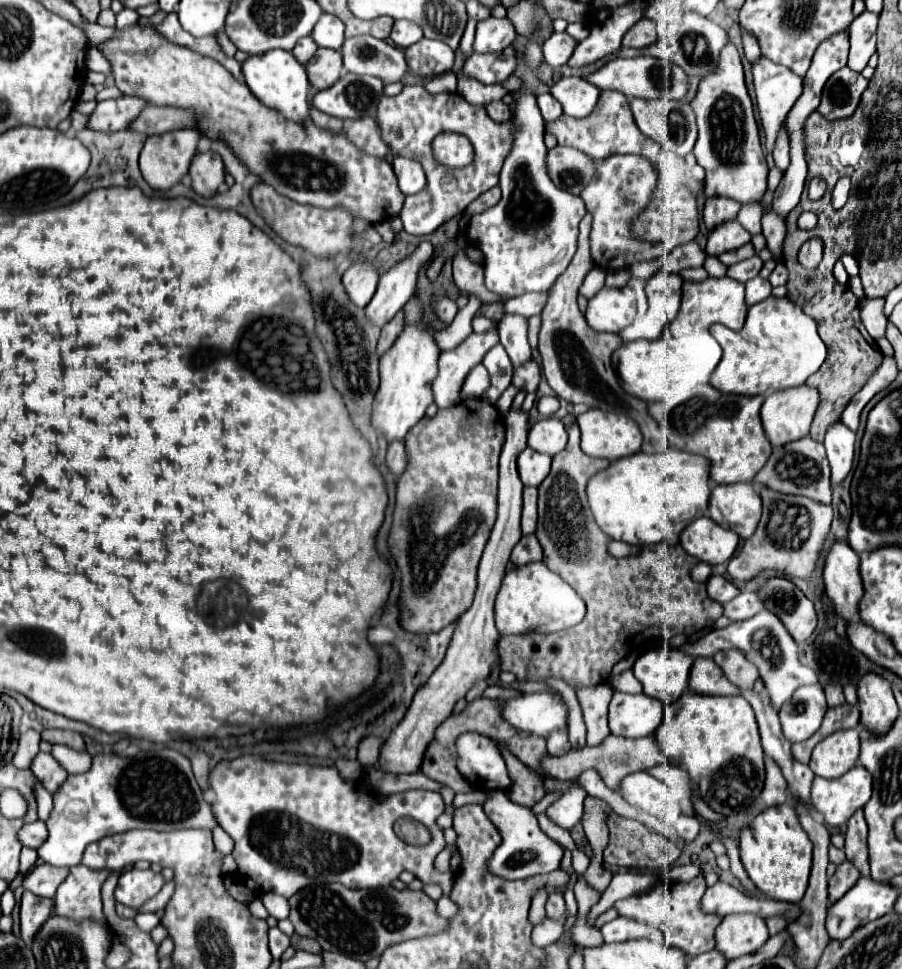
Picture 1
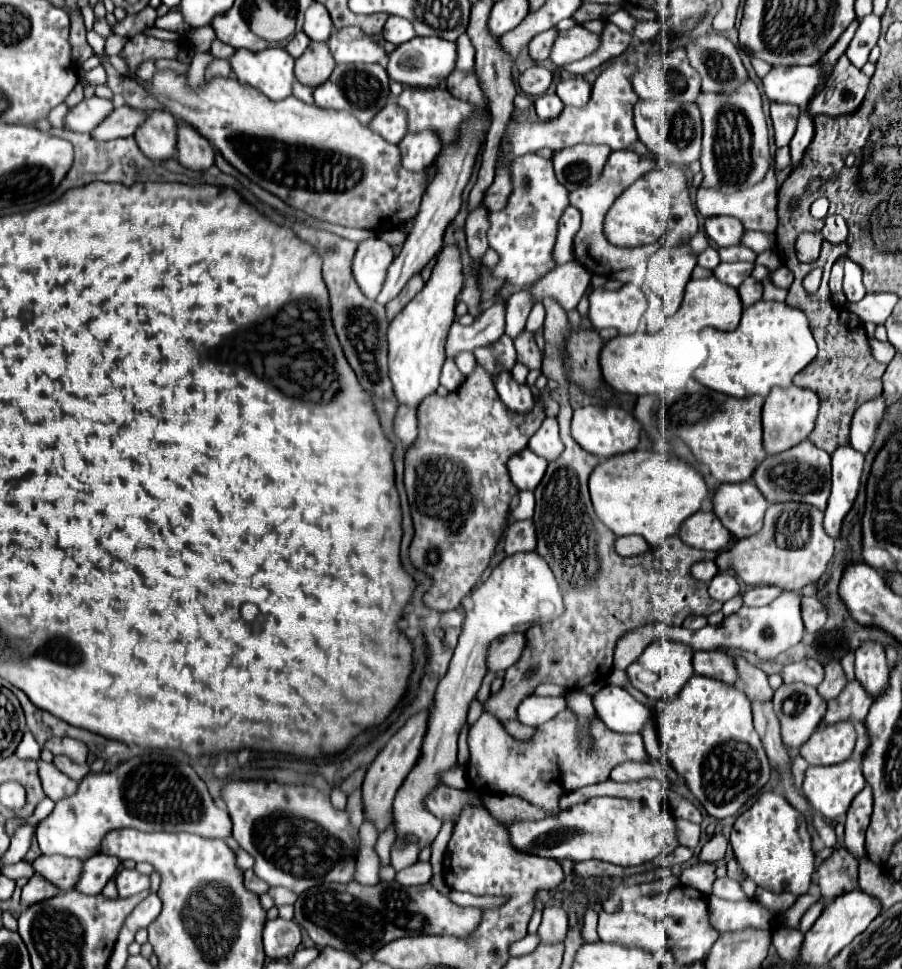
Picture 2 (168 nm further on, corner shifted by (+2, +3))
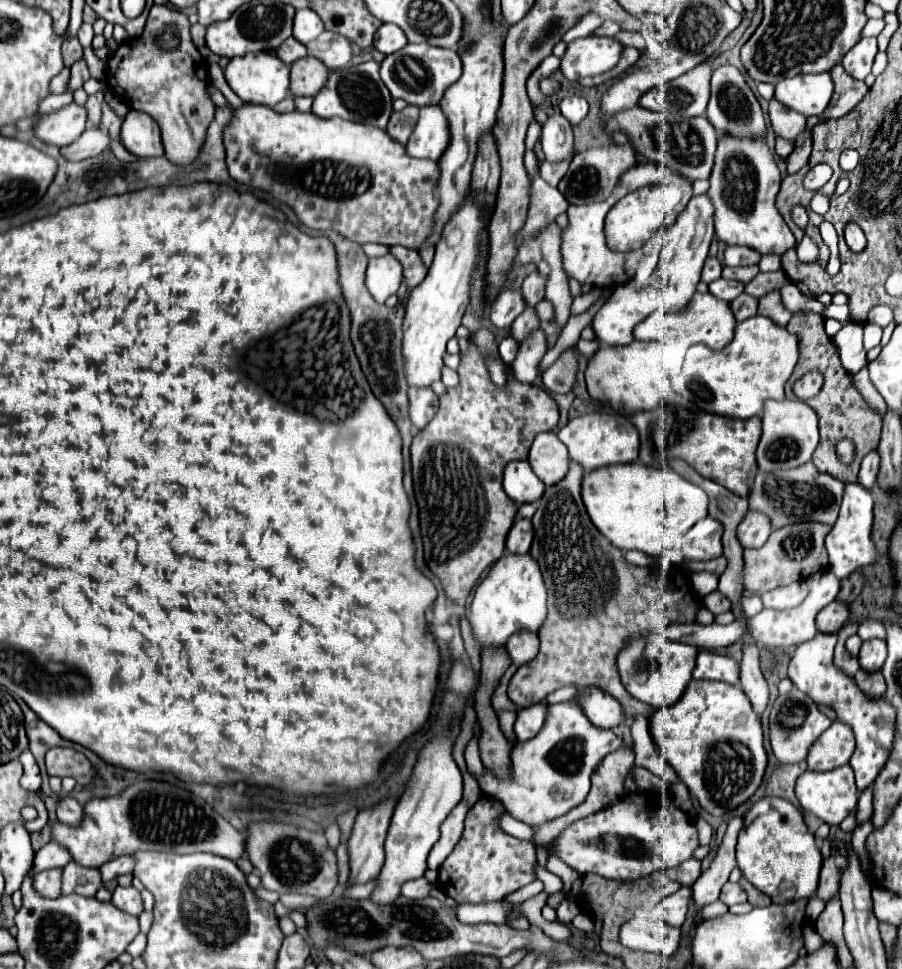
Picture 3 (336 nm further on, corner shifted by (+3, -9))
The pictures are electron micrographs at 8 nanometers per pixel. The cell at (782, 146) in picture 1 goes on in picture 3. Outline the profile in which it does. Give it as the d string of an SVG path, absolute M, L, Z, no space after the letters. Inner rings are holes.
M771 99L771 103L769 103L769 119L771 119L775 135L785 141L791 141L791 143L795 143L797 135L801 135L801 131L805 131L805 123L807 123L807 119L801 113L783 107L775 99Z

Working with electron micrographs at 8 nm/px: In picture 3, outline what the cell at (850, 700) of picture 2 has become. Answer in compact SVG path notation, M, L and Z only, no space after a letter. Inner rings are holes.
M859 669L855 675L855 683L861 689L861 693L869 699L881 699L885 695L885 679L883 679L881 671L869 675Z

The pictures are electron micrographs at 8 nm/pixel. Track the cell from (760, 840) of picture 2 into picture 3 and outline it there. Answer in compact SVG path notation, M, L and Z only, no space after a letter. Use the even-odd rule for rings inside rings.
M765 797L745 815L745 827L737 841L737 867L743 877L769 895L773 903L785 905L797 899L811 899L815 895L821 853L815 847L815 837L809 833L799 809L785 799Z

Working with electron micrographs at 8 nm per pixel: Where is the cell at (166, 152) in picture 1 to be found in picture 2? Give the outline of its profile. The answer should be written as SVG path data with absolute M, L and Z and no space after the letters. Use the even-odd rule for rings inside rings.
M150 111L134 139L148 159L160 163L176 153L176 119L168 111Z

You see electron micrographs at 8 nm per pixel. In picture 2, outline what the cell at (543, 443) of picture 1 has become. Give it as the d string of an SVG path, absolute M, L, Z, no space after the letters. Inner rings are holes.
M546 417L542 427L528 441L528 447L536 455L544 457L546 461L556 461L560 457L560 453L564 451L560 435L558 435L558 421L554 417Z

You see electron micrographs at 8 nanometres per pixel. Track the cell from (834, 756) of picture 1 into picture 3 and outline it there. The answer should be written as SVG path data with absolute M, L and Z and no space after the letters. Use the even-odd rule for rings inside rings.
M833 721L833 725L827 731L823 731L821 737L813 743L807 755L809 771L837 769L849 763L853 751L855 751L853 731L845 723Z

